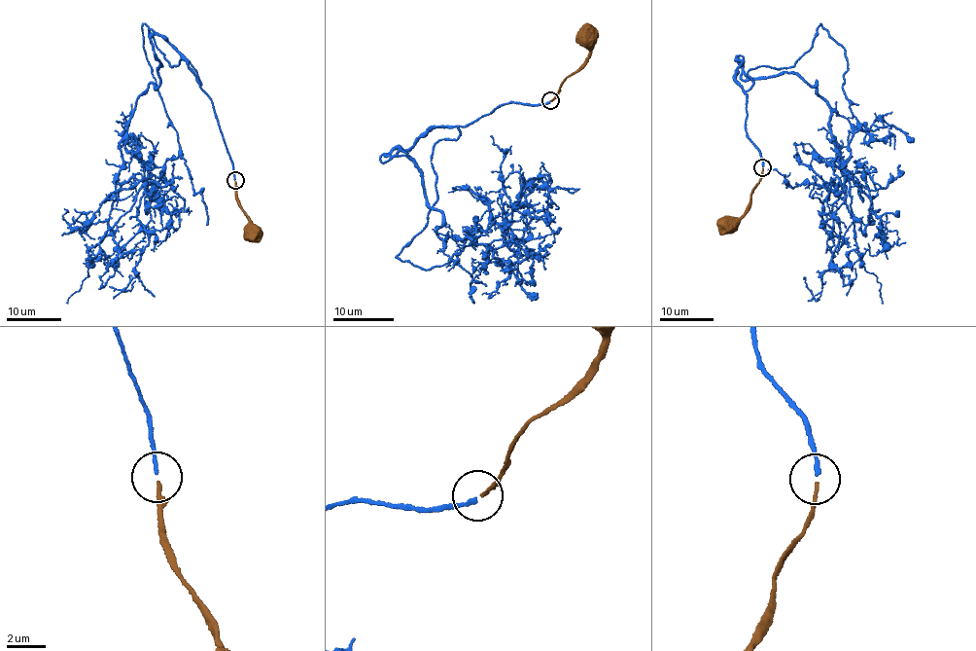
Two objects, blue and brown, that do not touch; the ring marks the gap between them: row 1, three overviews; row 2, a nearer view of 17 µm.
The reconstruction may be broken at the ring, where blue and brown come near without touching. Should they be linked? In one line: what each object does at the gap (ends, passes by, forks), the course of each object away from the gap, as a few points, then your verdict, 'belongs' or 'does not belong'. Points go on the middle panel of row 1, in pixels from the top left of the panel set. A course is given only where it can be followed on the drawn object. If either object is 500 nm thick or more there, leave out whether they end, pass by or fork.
blue ends | brown ends | blue via (550, 100), (435, 127), (389, 156), (421, 173), (443, 239), (512, 222), (525, 180), (512, 163) | brown via (550, 100), (557, 96), (569, 76), (584, 65), (589, 54), (587, 38) | belongs

